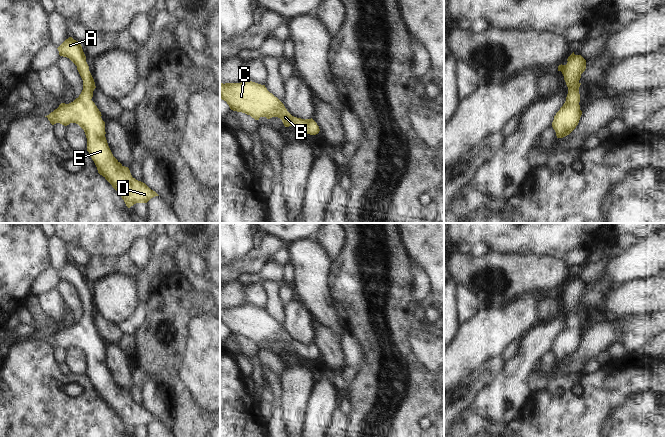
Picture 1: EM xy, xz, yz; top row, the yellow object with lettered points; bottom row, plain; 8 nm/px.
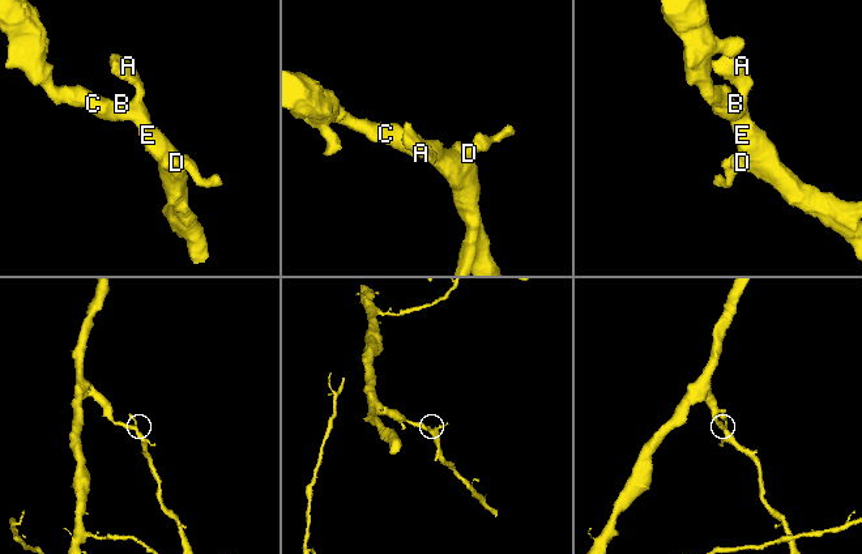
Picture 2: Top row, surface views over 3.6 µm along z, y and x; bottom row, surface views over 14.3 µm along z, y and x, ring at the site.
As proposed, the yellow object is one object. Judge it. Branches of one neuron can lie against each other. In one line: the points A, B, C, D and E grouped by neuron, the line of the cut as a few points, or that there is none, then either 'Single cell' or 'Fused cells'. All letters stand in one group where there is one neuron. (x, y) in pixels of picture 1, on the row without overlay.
Groups: A B C D E. No split. Single cell.

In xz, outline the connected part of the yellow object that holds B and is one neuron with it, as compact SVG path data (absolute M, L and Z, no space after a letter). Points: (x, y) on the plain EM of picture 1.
M252 305L221 307L220 322L227 326L231 334L250 339L255 344L259 344L260 341L267 343L278 341L285 351L293 350L310 359L316 359L320 355L312 342L304 344L292 340L284 328L270 317L265 309Z

